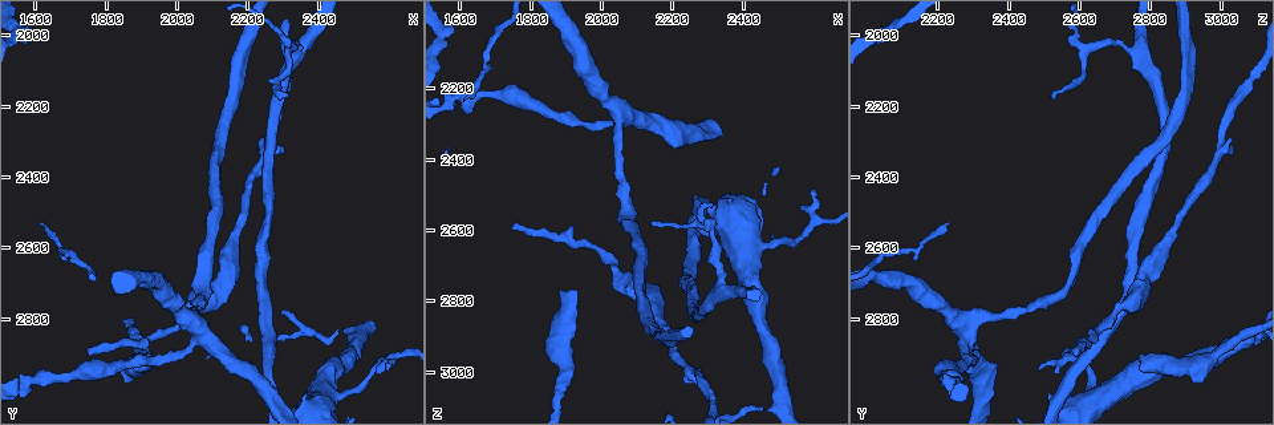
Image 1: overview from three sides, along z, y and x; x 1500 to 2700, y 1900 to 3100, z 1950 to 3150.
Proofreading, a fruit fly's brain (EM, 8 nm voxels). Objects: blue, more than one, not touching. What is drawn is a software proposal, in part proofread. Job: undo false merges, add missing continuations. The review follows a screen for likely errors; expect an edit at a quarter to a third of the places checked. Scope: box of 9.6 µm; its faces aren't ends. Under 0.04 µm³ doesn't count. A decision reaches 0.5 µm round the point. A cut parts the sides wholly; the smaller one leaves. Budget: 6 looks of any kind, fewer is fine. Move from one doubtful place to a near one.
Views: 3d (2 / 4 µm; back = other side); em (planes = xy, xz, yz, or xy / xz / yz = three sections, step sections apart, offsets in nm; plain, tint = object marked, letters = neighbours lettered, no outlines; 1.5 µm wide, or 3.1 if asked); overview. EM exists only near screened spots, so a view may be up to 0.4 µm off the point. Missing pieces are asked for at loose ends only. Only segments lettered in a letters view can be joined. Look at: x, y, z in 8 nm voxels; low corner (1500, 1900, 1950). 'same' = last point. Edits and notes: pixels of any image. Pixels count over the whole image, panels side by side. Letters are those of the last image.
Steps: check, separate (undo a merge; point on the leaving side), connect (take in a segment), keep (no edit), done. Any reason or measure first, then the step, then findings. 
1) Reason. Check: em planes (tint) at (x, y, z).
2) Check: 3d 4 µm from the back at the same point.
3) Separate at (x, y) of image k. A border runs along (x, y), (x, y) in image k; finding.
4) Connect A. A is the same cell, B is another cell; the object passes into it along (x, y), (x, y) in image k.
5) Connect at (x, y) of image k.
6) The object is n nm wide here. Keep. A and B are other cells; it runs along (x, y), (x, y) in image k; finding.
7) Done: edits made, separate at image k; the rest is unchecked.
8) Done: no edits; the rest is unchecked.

Check: em xy step 4 (tint) at (2310, 2160, 2540).

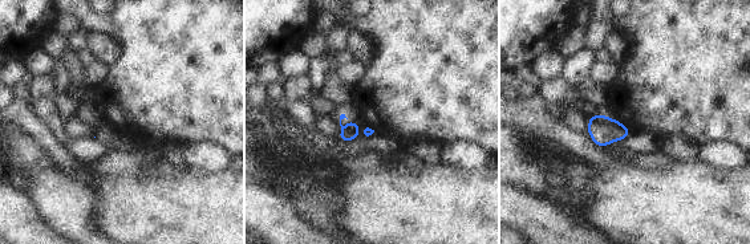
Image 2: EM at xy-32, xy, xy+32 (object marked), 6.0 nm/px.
Check: em xy step 4 (letters) at the same point.

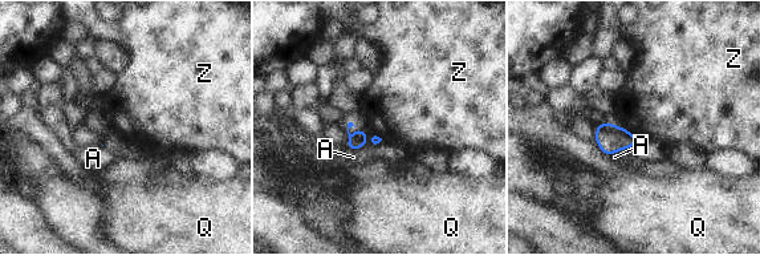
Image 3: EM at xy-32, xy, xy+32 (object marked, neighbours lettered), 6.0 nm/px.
Keep. A, Q and Z are other cells; a border runs along (614, 124), (626, 128), (639, 138) in image 3; none of them fits.

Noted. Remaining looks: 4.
Check: em planes (letters) at (2590, 2950, 2480).

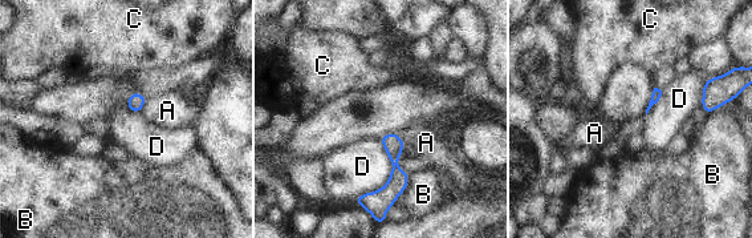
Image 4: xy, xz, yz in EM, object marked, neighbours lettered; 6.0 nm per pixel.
Keep. A, B, C and D are other cells; no lettered segment goes on from it.

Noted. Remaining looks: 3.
Free end. Check: em planes (letters) at (1930, 2910, 2760).

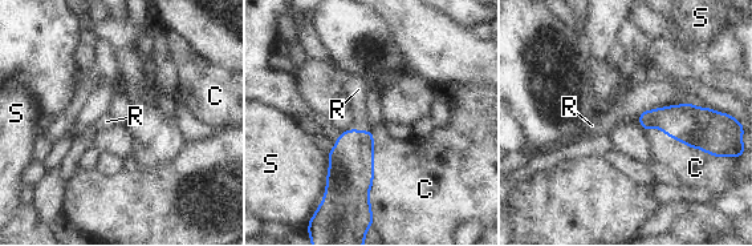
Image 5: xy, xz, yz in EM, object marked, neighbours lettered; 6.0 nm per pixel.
Connect R. R is the same cell, C and S are other cells; the object passes into it along (350, 170), (361, 130), (358, 89) in image 5; the cell continues.

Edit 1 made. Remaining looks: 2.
Done: edits made, connect at image 5; the rest is unchecked.

